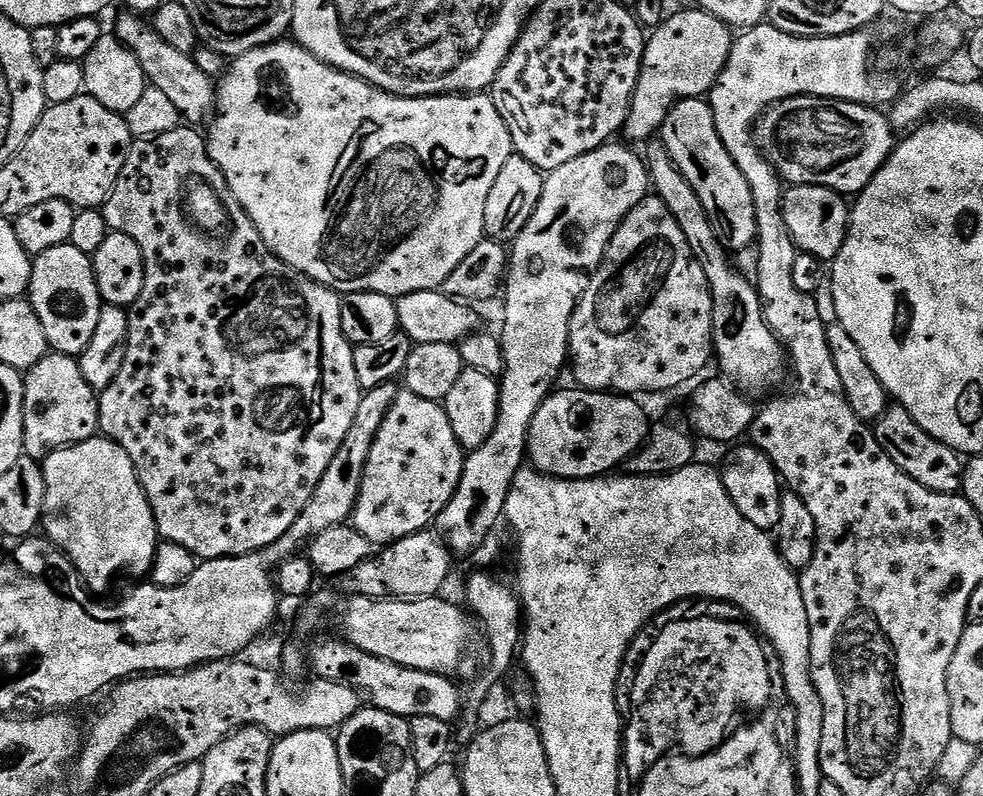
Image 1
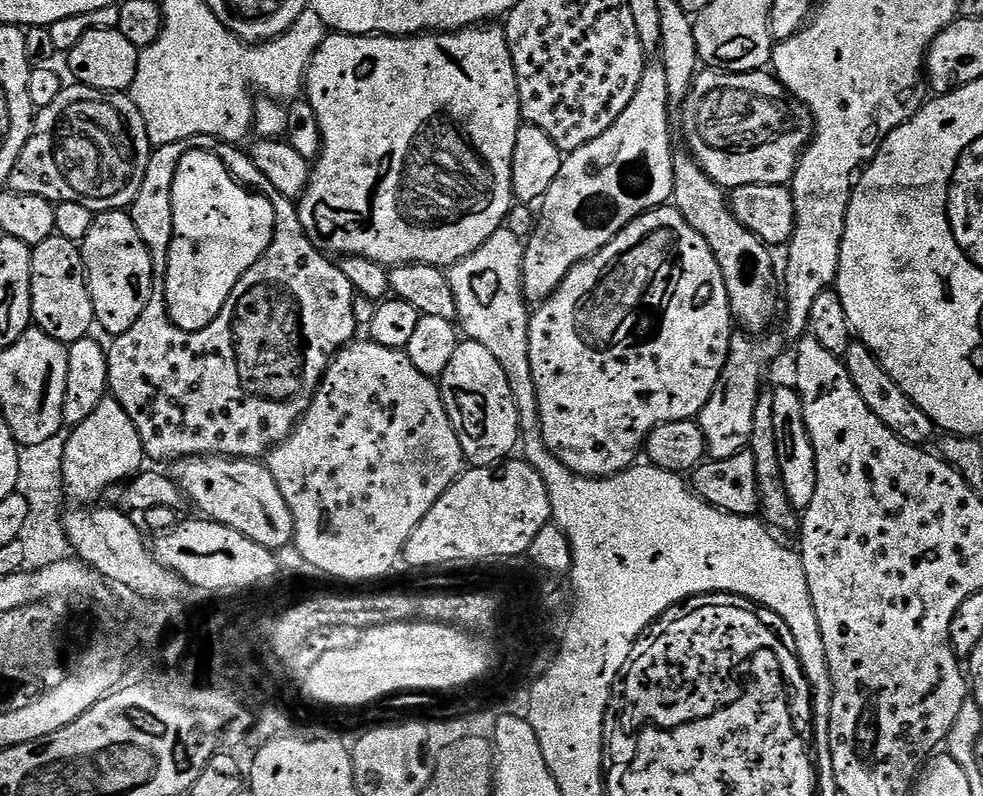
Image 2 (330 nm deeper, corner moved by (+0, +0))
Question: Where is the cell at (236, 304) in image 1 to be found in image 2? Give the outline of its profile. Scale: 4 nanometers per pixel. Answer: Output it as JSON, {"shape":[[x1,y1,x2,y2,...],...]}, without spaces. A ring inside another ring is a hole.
{"shape":[[192,134,183,140,175,140,172,144,159,145,153,151,150,162,146,166,146,178,142,178,142,186,130,206,130,215,134,226,138,226,138,234,142,234,142,242,146,242,146,246,150,250,153,296,150,298,150,302,146,302,146,310,142,310,138,322,134,322,134,326,130,326,130,330,126,330,126,334,115,337,111,341,112,345,110,343,107,345,108,391,111,399,118,401,122,406,122,410,126,410,126,414,130,414,130,422,134,422,134,426,138,430,138,438,142,438,144,454,149,461,172,460,171,462,181,462,188,460,189,457,208,456,231,456,241,460,260,460,267,457,276,445,283,444,288,439,288,435,292,433,293,428,300,423,305,410,312,404,316,391,320,389,320,380,324,376,324,371,330,367,332,360,341,348,346,348,353,343,354,337,357,335,355,332,358,331,358,325,354,318,354,302,356,301,357,293,353,289,350,278,346,278,346,274,342,274,339,263,333,262,331,264,328,261,331,259,321,249,317,248,312,243,312,239,302,230,299,207,282,194,278,194,274,190,274,186,268,183,267,178,253,167,247,169,248,173,245,174,244,178,242,177,242,180,249,189,262,190,262,195,273,204,273,208,276,211,276,229,273,232,271,246,262,254,260,260,254,262,246,270,244,276,234,286,233,292,227,298,225,305,222,306,221,312,208,326,197,332,187,332,172,324,171,319,168,317,167,306,163,297,168,260,168,254,165,249,169,245,172,231,171,186,174,182,175,171,178,170,178,162,181,161,182,156,192,148,215,149,217,147,215,145,216,140,217,137,212,134]]}

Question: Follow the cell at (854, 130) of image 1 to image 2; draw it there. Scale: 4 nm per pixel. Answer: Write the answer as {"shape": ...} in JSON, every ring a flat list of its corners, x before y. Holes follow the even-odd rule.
{"shape":[[700,70,696,73,696,81,692,84,690,94,682,105,684,111,684,136,688,139,687,151,691,153,700,169,715,183,725,190,741,188,747,184,783,184,791,181,792,173,796,170,796,163,800,160,800,153,808,147,814,135,814,121,812,112,798,99,793,98,786,91,783,84,776,79,771,71,759,72,717,72,715,70]]}

